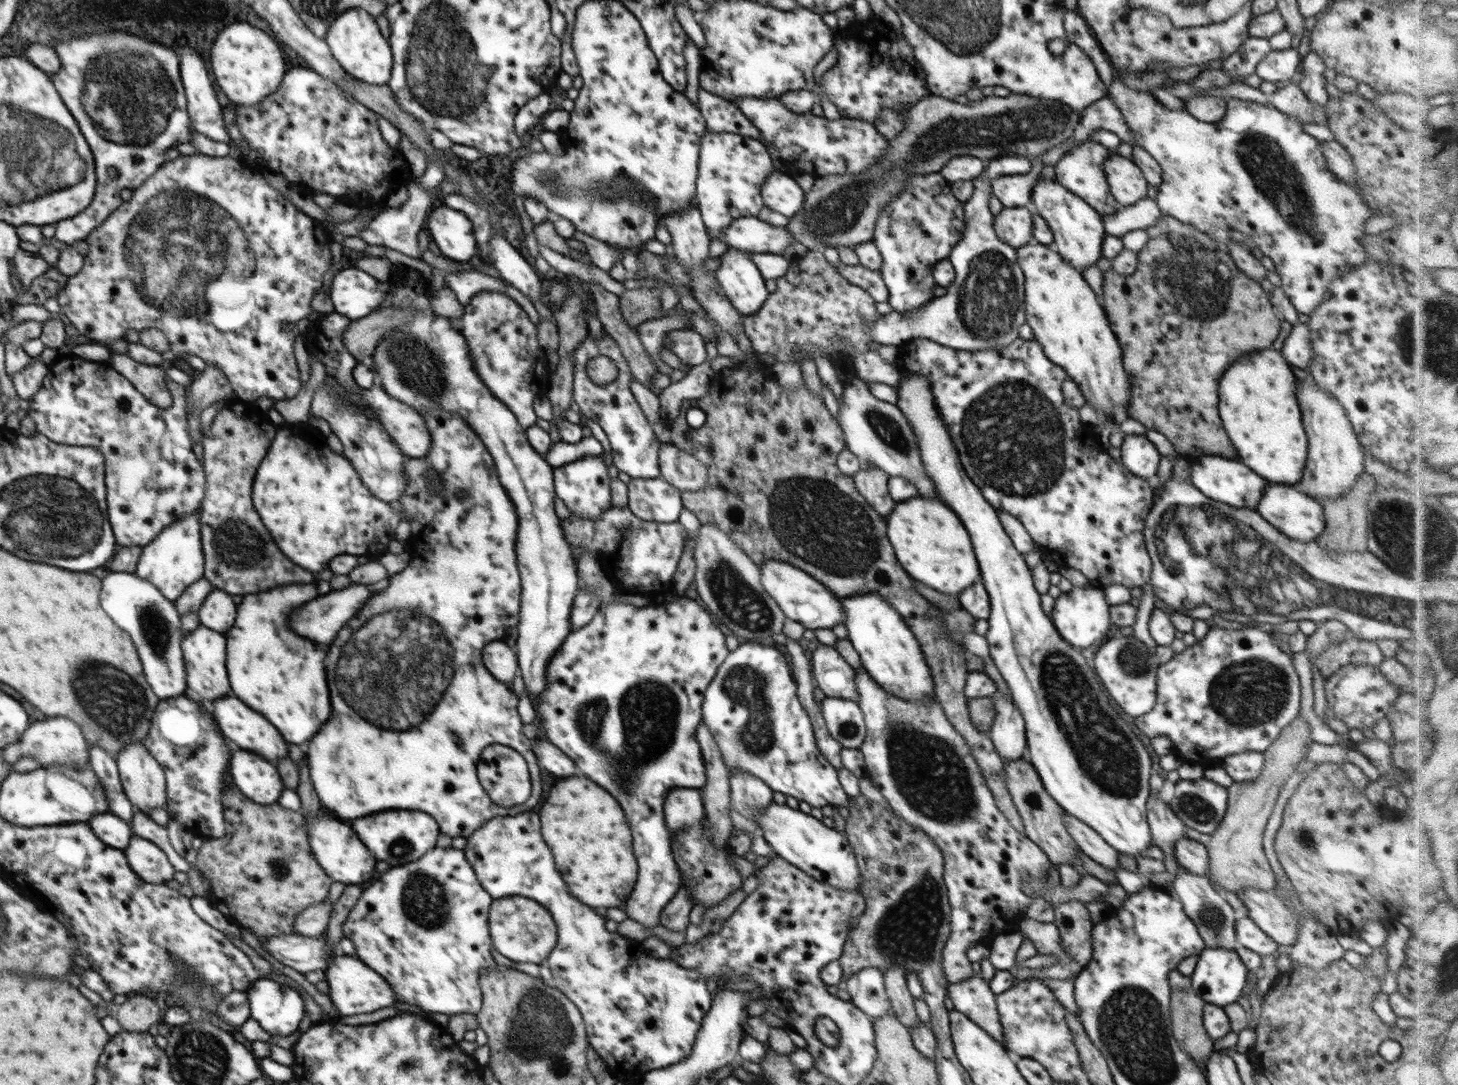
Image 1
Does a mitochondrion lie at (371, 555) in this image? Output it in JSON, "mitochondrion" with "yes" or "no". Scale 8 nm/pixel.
{"mitochondrion":"no"}

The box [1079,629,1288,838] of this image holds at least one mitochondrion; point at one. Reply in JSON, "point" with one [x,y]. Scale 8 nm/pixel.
{"point":[1196,809]}

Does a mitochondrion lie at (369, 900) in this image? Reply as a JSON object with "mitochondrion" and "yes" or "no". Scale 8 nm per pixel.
{"mitochondrion":"no"}

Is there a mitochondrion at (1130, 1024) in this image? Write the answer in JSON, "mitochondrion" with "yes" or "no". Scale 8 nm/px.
{"mitochondrion":"yes"}

